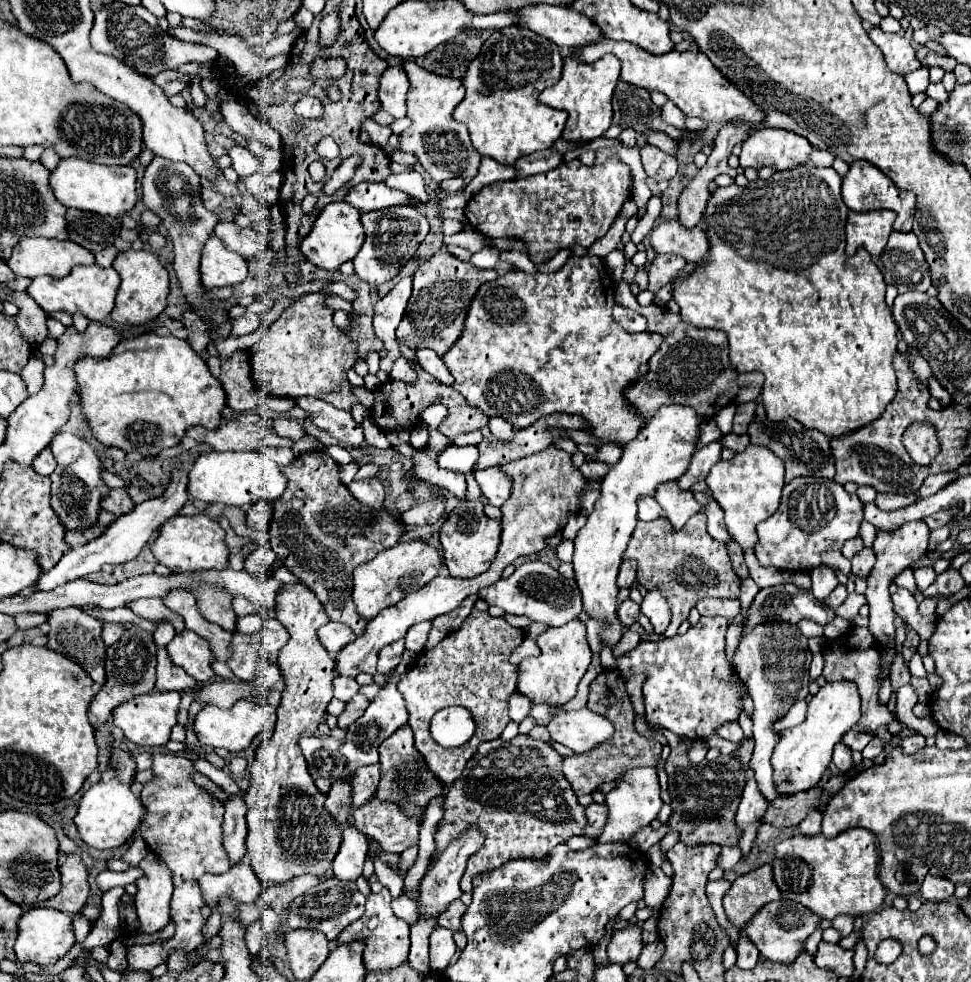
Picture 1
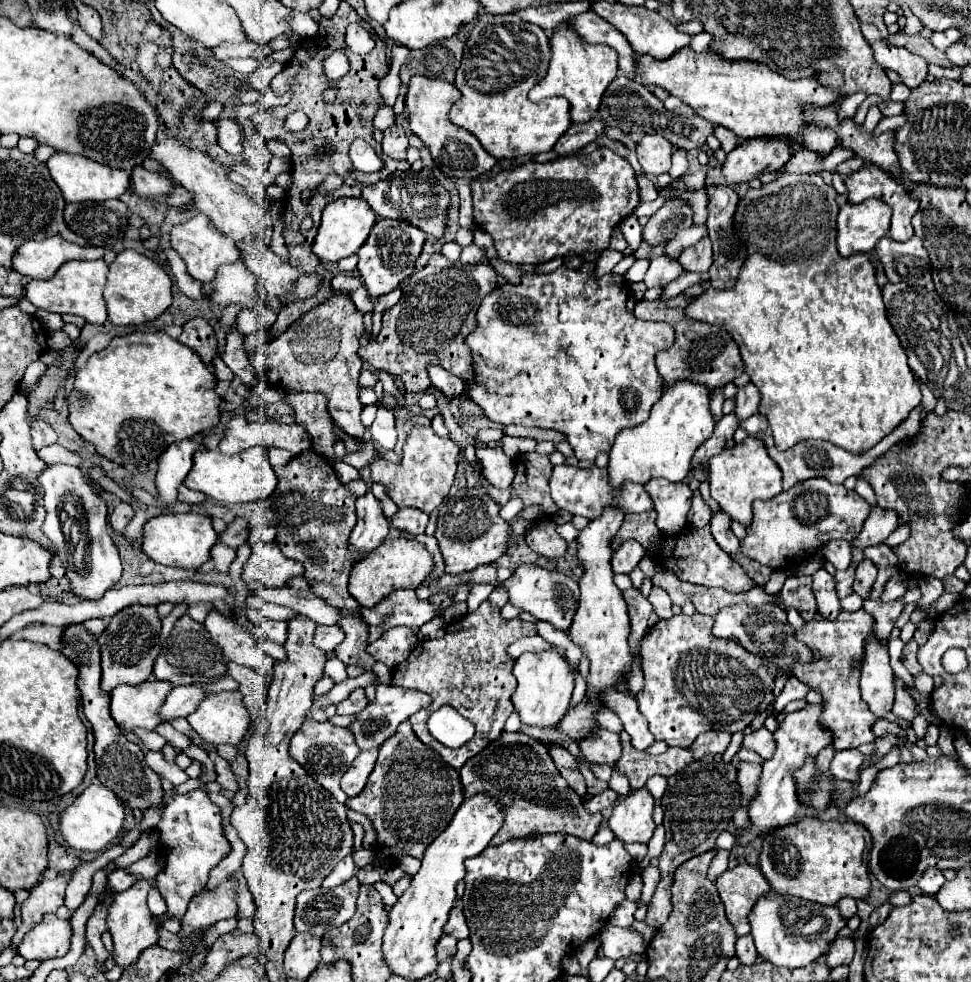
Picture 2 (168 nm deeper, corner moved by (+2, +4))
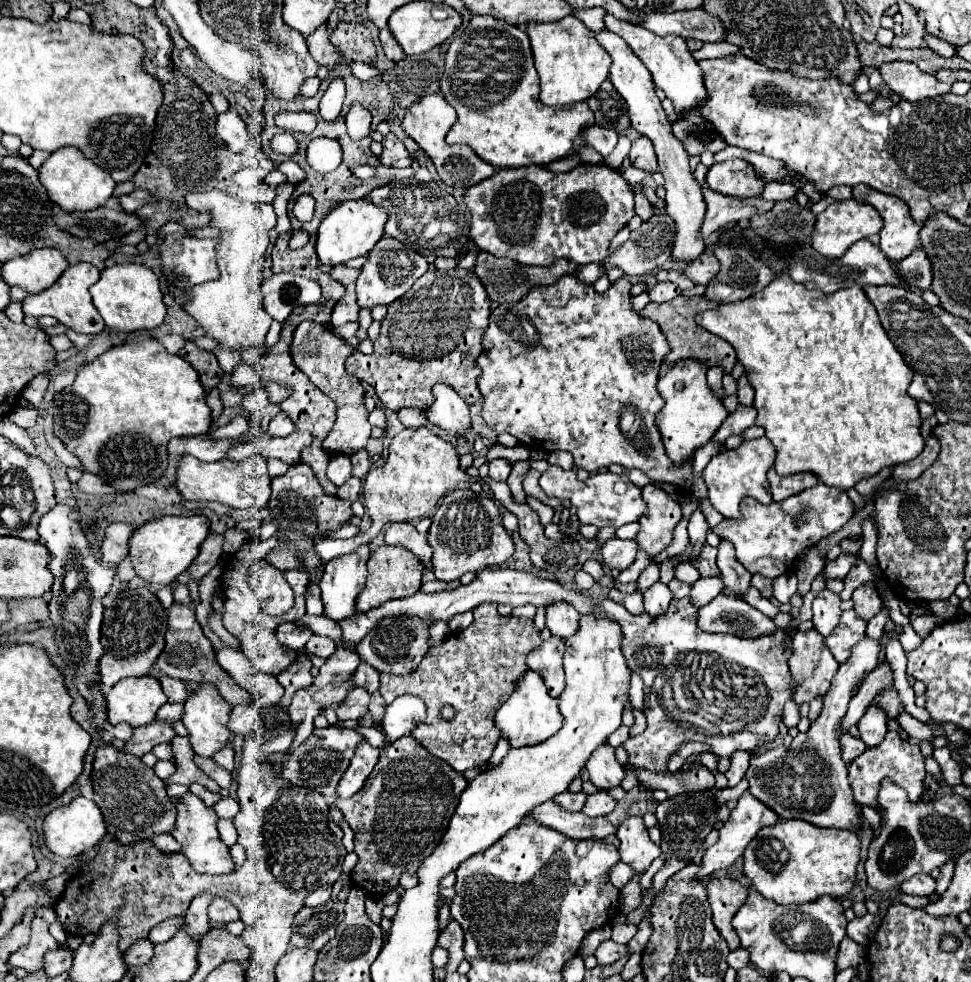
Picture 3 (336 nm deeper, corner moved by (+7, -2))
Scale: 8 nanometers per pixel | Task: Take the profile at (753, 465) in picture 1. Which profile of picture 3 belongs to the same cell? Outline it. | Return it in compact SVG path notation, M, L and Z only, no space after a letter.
M766 438L744 440L738 448L720 452L704 468L704 482L708 486L710 504L724 518L738 518L740 516L740 502L744 498L754 498L762 504L770 504L772 496L770 496L766 472L772 464L774 464L774 446Z

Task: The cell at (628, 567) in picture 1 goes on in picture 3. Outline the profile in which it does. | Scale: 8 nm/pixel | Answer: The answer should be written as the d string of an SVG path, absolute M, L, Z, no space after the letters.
M612 538L602 546L602 562L610 570L626 570L634 564L638 552L638 542L636 540L620 540Z

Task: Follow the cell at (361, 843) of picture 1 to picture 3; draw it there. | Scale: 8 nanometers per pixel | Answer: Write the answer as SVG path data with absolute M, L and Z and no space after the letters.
M326 884L326 886L318 888L316 892L312 892L312 894L304 900L304 904L308 904L308 906L320 906L320 904L324 904L326 900L330 900L330 896L332 896L332 884Z

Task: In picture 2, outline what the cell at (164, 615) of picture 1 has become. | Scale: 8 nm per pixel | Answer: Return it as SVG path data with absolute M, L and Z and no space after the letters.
M199 602L189 606L187 612L193 620L202 624L204 623L208 613L213 609L214 607L211 603Z

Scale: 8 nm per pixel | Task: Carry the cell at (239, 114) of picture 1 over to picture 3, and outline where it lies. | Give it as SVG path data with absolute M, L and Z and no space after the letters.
M294 160L278 162L276 168L278 168L282 174L288 176L288 182L290 182L290 184L298 184L298 182L302 182L302 180L306 178L306 172L304 172L304 170L294 162Z

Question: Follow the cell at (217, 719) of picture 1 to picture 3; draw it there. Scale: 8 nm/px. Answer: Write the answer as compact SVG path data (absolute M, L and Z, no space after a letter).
M202 684L200 690L186 698L182 724L190 734L190 744L196 754L214 756L230 742L230 710L232 706L212 684Z

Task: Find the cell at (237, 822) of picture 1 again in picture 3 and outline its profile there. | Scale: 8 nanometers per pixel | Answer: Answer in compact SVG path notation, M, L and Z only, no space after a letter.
M202 892L200 896L196 896L188 908L186 914L186 924L190 924L190 932L194 932L194 936L204 936L210 926L208 926L208 906L212 904L216 896L212 892Z

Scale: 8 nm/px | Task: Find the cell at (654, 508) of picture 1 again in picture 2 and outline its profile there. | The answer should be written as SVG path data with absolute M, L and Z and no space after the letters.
M555 466L549 478L549 488L551 488L551 498L555 500L555 504L571 514L577 516L585 516L589 520L595 520L597 516L601 516L601 512L605 508L617 508L623 514L639 514L639 512L649 512L653 510L653 502L649 498L649 494L643 490L641 484L635 482L623 482L619 488L613 486L609 482L609 474L607 468L577 468L577 466Z

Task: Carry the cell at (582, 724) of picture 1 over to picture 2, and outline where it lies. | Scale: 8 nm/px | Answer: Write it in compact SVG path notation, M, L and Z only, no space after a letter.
M601 728L599 738L585 738L579 742L581 752L587 756L593 764L609 764L615 766L615 762L621 758L621 742L619 736Z

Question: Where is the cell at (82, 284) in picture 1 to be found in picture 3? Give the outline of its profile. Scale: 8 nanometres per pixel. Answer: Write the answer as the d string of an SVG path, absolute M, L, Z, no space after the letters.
M80 262L80 264L74 264L74 266L68 266L64 270L64 274L46 290L38 292L38 294L28 294L22 302L22 308L24 308L24 314L28 316L52 316L56 318L60 324L64 324L66 328L72 328L80 334L100 334L106 326L104 326L104 320L100 318L94 302L92 302L92 296L88 292L88 288L98 282L100 278L100 270L94 268L92 264L86 264L86 262Z

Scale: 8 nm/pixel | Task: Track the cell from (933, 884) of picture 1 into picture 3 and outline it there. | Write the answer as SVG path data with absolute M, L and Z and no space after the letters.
M916 874L906 884L900 888L904 894L914 894L914 896L932 896L936 890L936 880L930 874Z

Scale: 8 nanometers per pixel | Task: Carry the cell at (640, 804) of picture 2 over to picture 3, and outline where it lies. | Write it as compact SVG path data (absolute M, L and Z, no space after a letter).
M640 814L636 816L626 816L618 830L616 836L620 840L620 858L622 862L630 864L636 872L644 872L654 858L658 858L660 846L656 846L650 836L648 836L648 828L644 826L644 820Z

